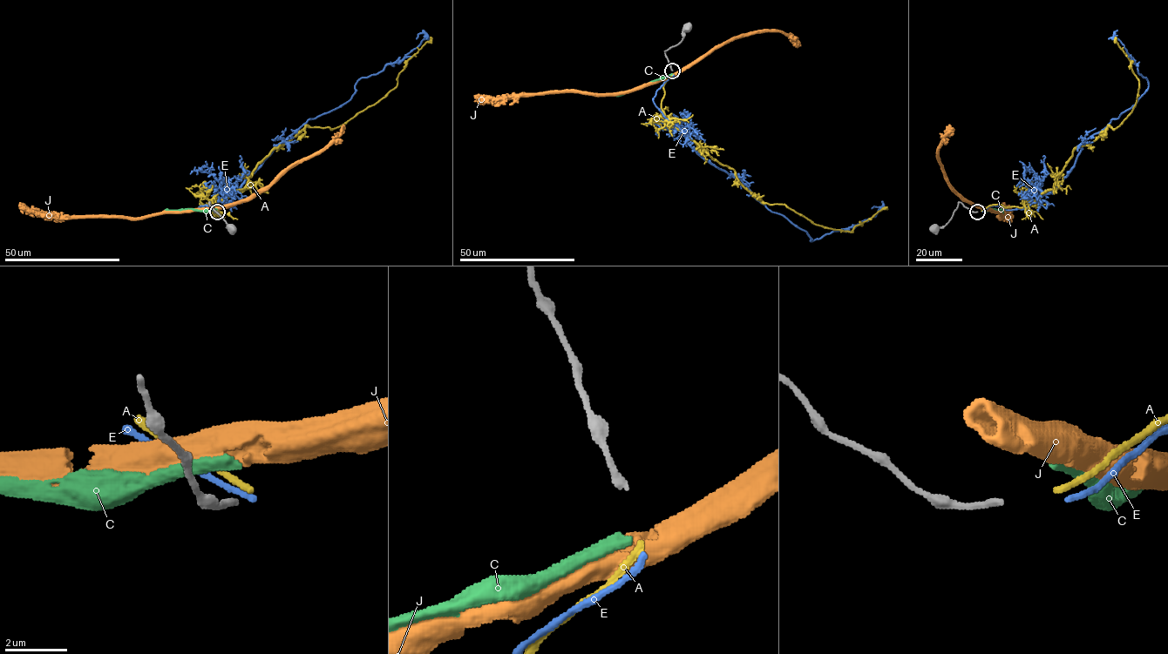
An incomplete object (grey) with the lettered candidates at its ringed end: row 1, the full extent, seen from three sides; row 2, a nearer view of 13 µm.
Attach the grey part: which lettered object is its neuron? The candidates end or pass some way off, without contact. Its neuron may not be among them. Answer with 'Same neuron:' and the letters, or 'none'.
Same neuron: none

